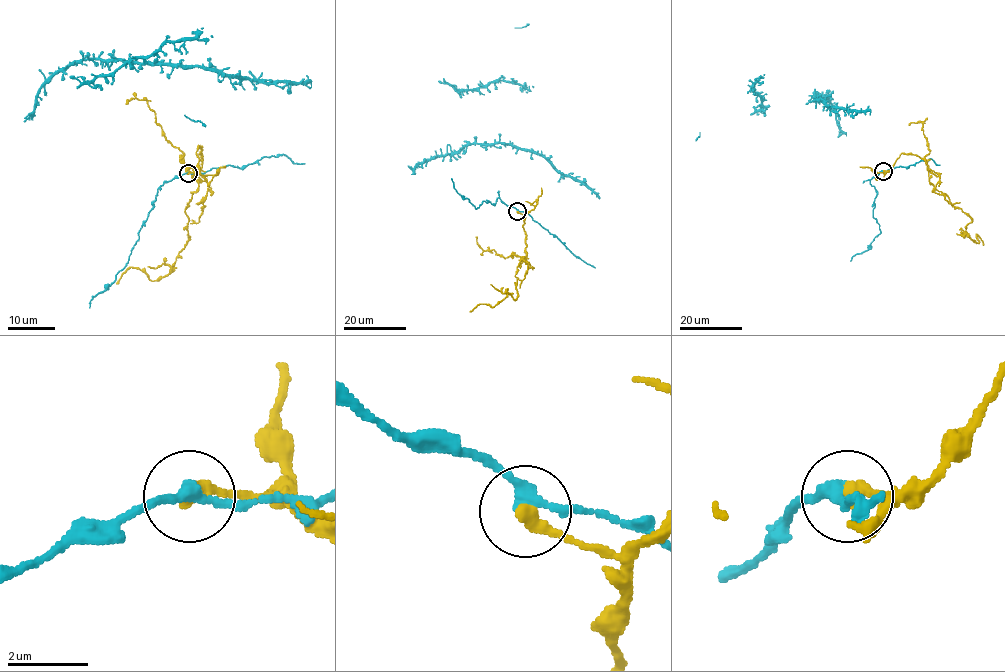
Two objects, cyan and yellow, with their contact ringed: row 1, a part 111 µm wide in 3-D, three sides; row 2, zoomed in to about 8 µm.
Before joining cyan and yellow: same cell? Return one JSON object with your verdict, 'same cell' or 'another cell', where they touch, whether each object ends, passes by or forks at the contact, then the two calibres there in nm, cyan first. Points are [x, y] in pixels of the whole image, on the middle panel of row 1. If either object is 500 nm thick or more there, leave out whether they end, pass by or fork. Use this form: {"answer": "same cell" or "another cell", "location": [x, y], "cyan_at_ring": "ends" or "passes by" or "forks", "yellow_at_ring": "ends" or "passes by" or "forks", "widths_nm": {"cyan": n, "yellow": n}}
{"answer": "another cell", "location": [517, 211], "cyan_at_ring": "passes by", "yellow_at_ring": "ends", "widths_nm": {"cyan": 280, "yellow": 360}}

